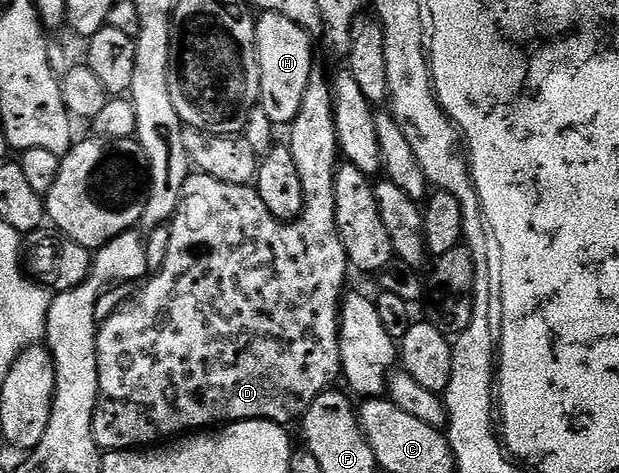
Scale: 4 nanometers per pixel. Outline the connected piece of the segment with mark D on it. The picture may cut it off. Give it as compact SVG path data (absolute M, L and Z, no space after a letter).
M320 76L312 77L306 88L306 96L302 96L302 108L298 108L298 116L290 124L291 130L290 149L294 156L294 164L298 164L298 176L302 176L304 193L304 207L300 217L293 218L290 222L282 222L269 210L264 209L258 192L252 186L226 184L222 180L214 180L214 176L209 174L193 173L186 180L184 195L180 197L176 215L168 226L170 246L167 249L164 266L159 273L153 273L143 283L145 286L141 288L140 295L133 302L126 303L117 314L112 314L105 322L103 319L99 323L96 331L98 392L92 417L92 435L101 451L148 448L153 444L187 435L189 432L200 432L205 428L229 422L270 420L281 424L289 424L288 422L292 421L295 423L303 418L319 394L329 389L335 383L332 382L335 378L341 377L340 303L346 293L344 277L350 273L350 265L335 222L334 180L338 169L338 147L332 107L332 87L327 77L325 79Z

